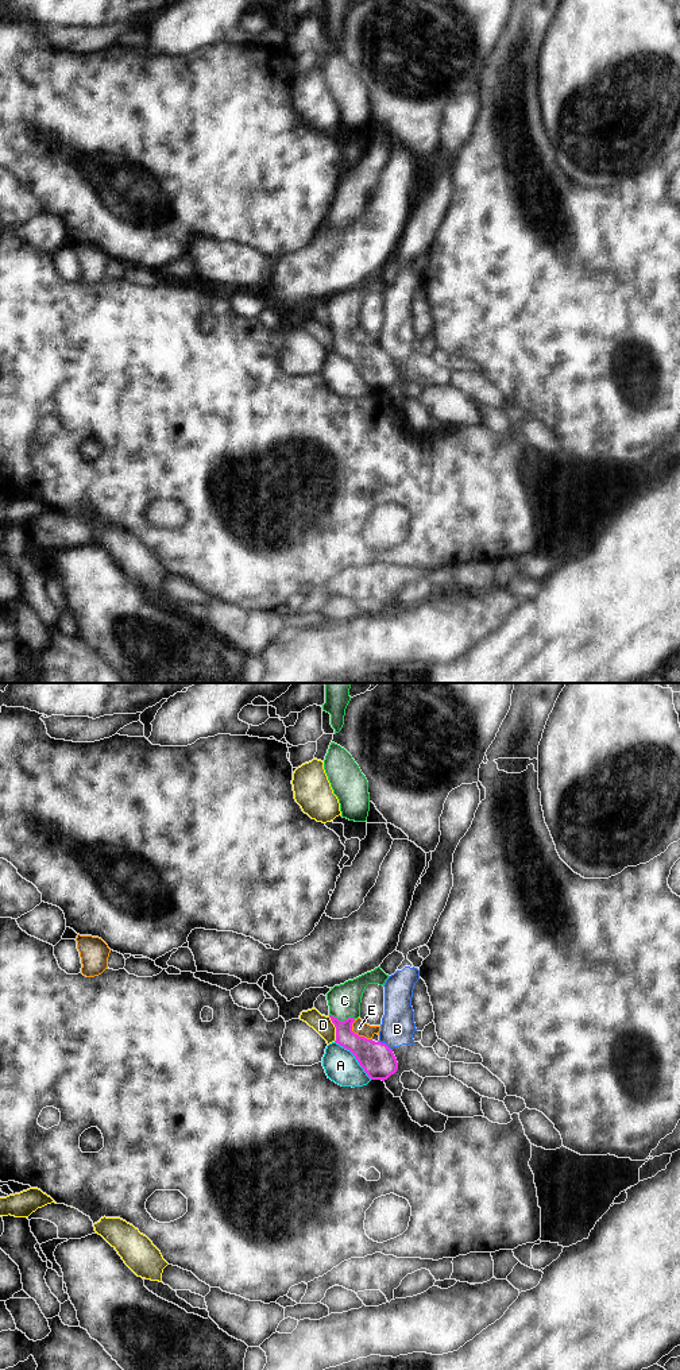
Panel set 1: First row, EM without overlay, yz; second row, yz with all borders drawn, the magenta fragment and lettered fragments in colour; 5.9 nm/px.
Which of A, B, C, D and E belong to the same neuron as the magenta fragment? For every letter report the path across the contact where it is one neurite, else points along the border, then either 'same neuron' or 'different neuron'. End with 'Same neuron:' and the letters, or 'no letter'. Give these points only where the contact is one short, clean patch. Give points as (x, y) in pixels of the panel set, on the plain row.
A: different neuron
B: along yz (378, 350), (391, 359) | different neuron
C: across yz (369, 362), (344, 340), (342, 331), (344, 309) | same neuron
D: different neuron
E: along yz (354, 328), (352, 339), (371, 348) | different neuron
Same neuron: C

